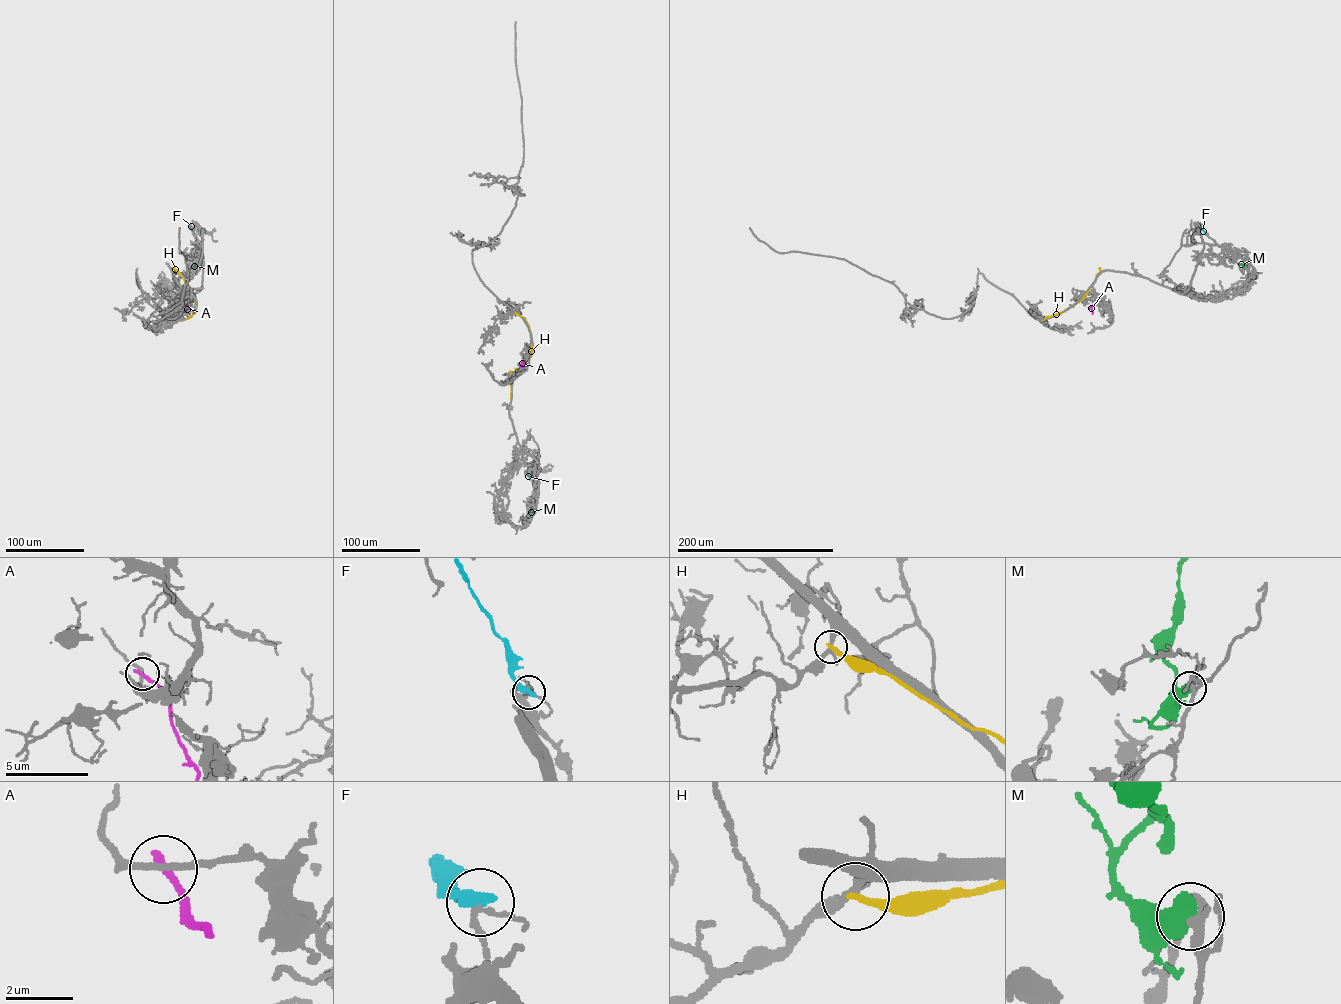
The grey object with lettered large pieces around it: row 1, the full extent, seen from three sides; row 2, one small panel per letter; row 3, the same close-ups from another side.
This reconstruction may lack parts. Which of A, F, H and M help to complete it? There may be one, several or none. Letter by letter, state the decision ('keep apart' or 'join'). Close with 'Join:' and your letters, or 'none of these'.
A: keep apart
F: keep apart
H: keep apart
M: join
Join: M

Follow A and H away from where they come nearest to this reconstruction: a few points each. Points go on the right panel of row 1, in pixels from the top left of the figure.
A: (1093, 296), (1095, 301), (1091, 307), (1092, 314)
H: (1040, 320), (1080, 300), (1101, 271), (1126, 272)

